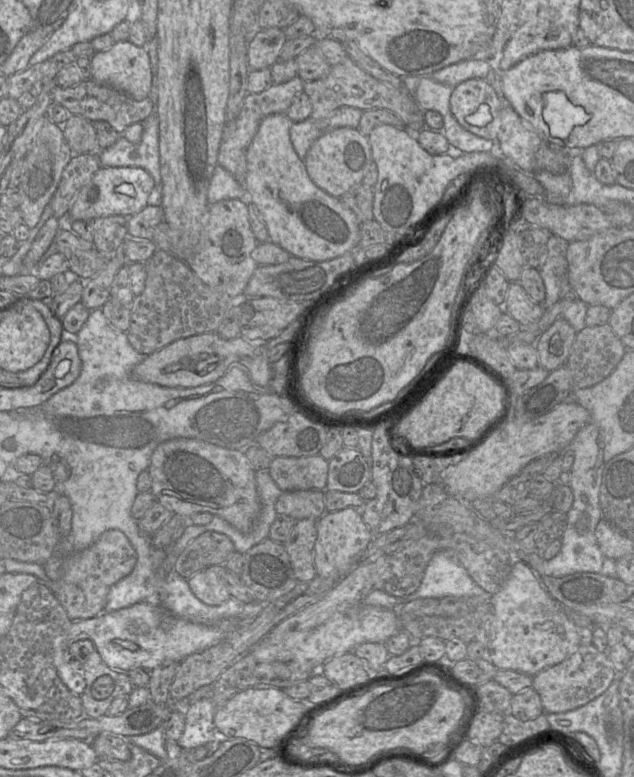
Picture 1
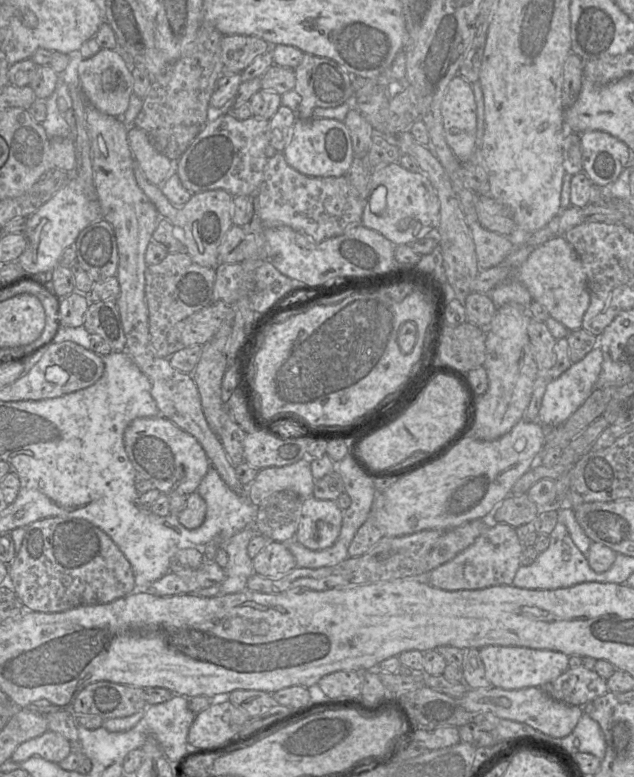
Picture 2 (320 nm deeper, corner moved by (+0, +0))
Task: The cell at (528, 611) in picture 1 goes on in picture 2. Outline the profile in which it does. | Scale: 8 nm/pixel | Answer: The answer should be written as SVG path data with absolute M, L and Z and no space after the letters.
M488 645L479 649L491 686L504 690L542 687L569 669L569 656L553 650Z

